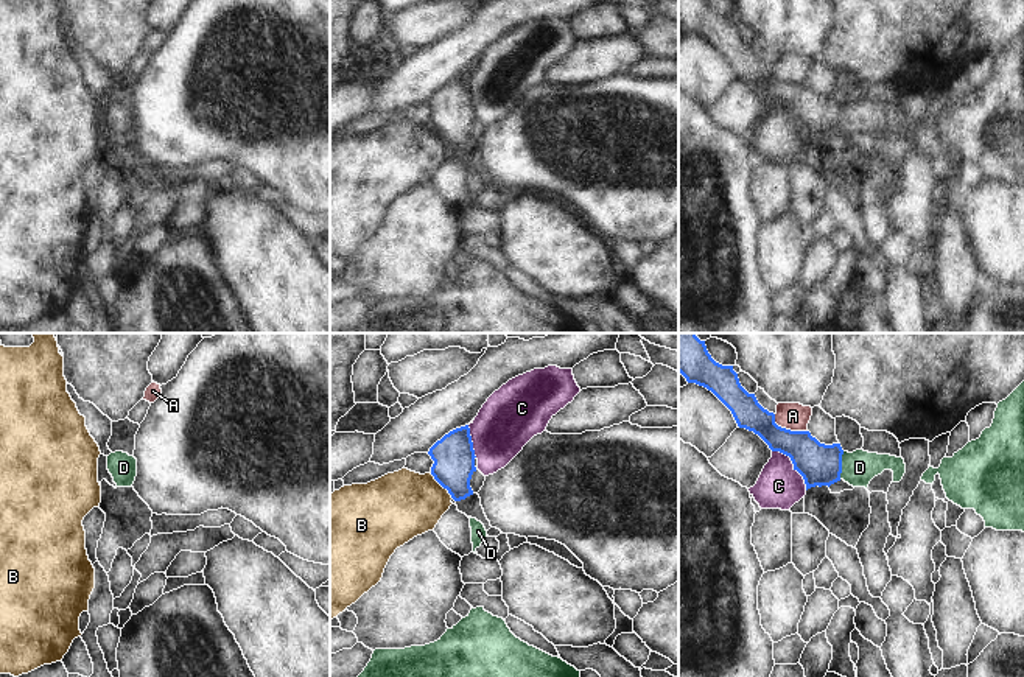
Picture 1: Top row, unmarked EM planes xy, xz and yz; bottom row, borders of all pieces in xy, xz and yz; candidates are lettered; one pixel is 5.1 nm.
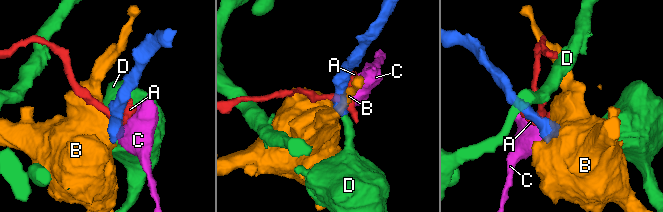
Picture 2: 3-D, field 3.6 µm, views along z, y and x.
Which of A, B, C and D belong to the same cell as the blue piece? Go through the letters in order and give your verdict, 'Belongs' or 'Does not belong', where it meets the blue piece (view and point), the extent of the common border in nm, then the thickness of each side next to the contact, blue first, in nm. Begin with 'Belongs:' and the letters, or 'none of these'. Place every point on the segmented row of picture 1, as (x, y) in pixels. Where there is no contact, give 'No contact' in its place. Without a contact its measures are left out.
Belongs: D
A: Does not belong. Touches blue at yz (788, 430). Shared border 200 nm. Thickness 220 nm (blue) against 140 nm
B: Does not belong. Touches blue at xz (442, 486). Shared border 180 nm. Thickness 220 nm (blue) against 360 nm
C: Does not belong. Touches blue at yz (794, 466). Shared border 280 nm. Thickness 220 nm (blue) against 220 nm
D: Belongs. Touches blue at yz (841, 466). Shared border 150 nm. Thickness 220 nm (blue) against 180 nm.

